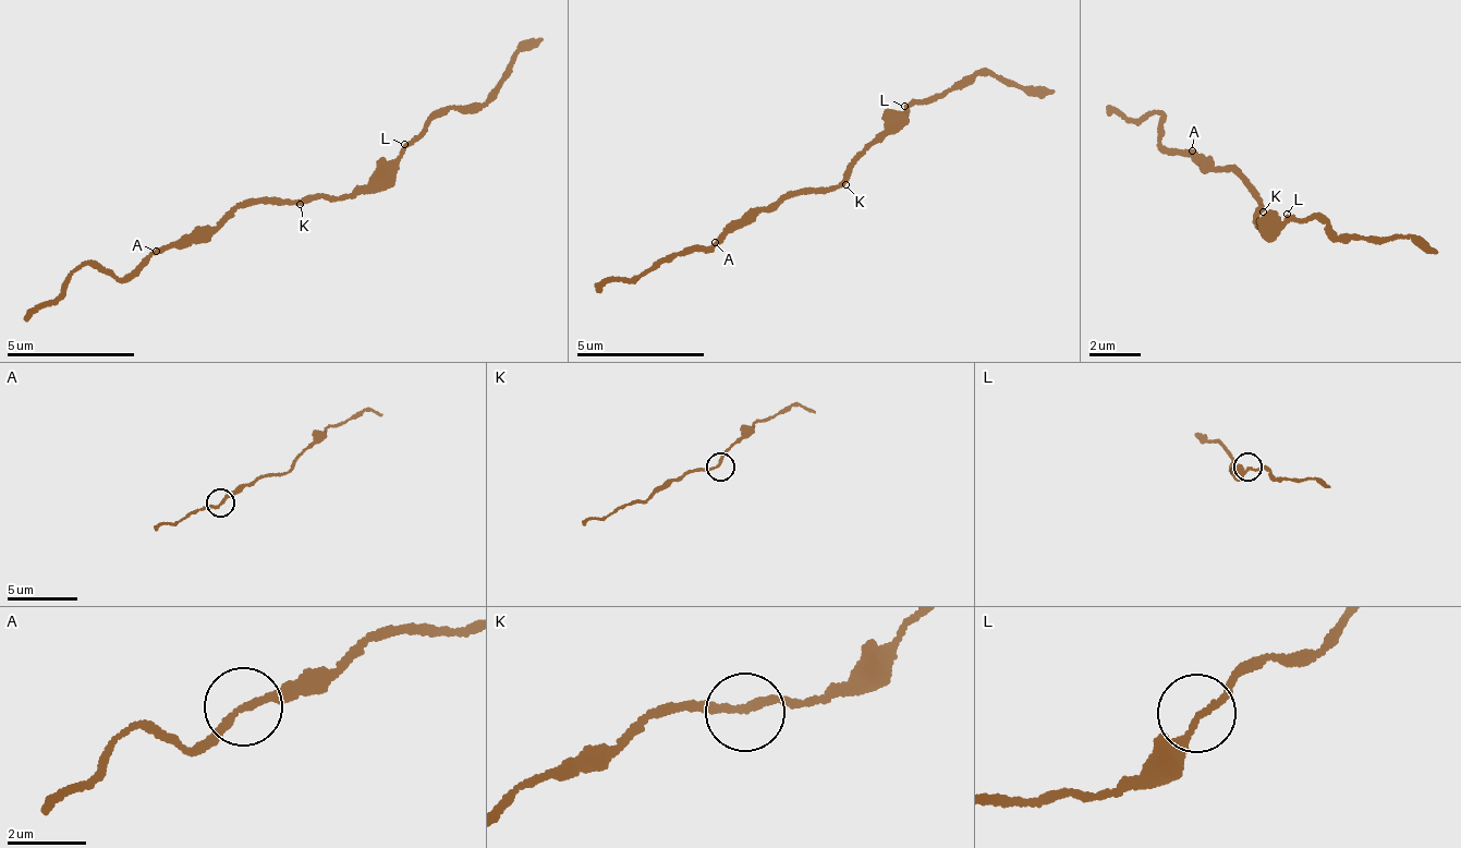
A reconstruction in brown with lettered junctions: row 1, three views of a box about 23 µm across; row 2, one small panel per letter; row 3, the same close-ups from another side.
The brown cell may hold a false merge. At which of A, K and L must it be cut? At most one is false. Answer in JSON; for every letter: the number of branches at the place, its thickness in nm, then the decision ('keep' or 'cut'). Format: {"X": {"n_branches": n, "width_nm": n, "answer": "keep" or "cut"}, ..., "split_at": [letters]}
{"A": {"n_branches": 2, "width_nm": 190, "answer": "keep"}, "K": {"n_branches": 2, "width_nm": 180, "answer": "keep"}, "L": {"n_branches": 2, "width_nm": 150, "answer": "cut"}, "split_at": ["L"]}

